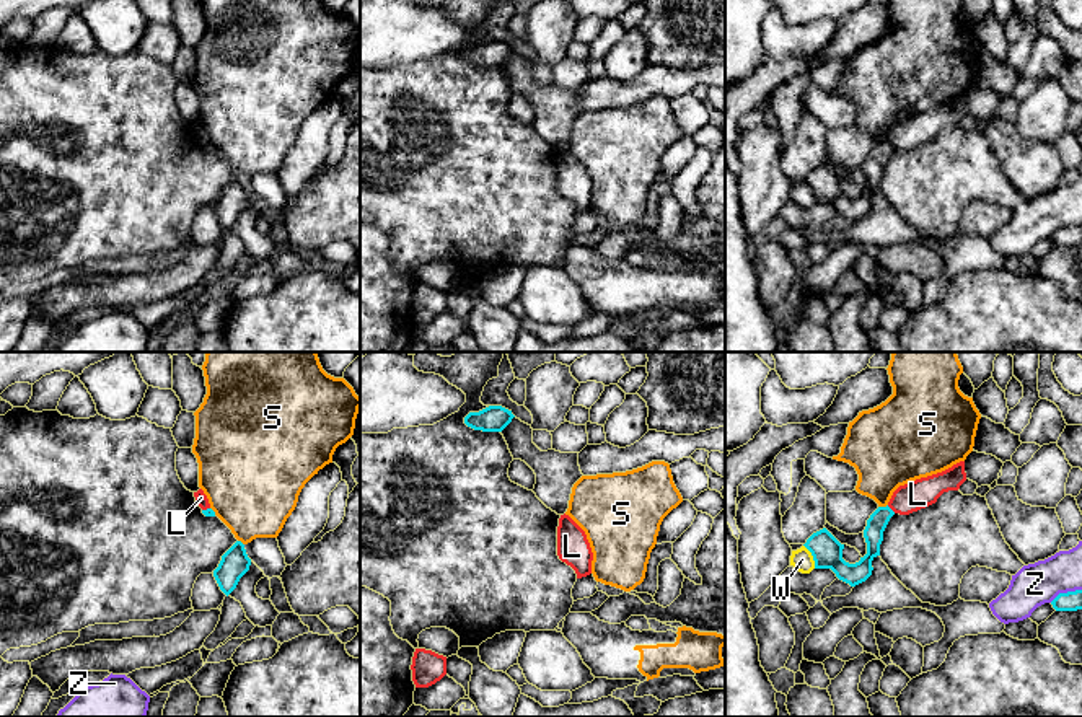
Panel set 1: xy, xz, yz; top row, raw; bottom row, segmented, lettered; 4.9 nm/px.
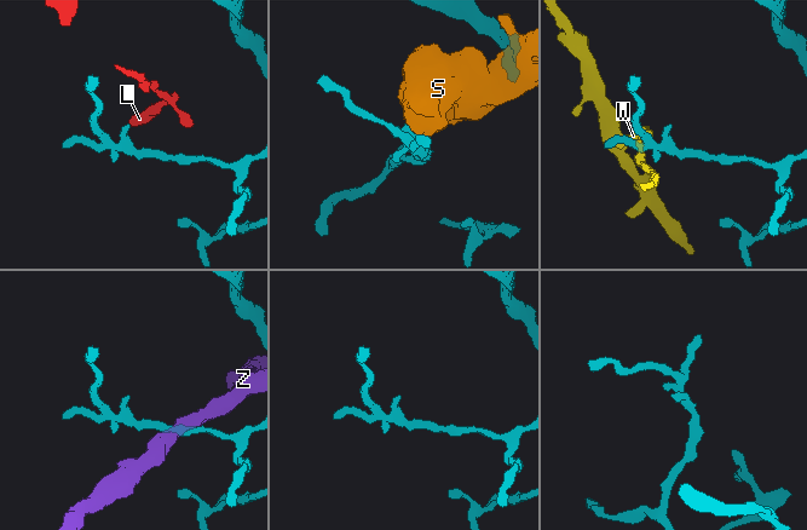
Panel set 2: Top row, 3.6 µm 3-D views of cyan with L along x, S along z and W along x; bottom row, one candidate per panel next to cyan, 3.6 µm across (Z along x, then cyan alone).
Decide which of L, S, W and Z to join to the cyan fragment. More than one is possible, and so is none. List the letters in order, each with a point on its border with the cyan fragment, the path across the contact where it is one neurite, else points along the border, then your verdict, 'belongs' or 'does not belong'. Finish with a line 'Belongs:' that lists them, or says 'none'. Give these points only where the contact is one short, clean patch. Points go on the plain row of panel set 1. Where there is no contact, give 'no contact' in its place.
L: contact yz (890, 144); border yz (887, 140), (895, 147); does not belong
S: contact yz (882, 142); border yz (887, 139), (879, 142); does not belong
W: contact yz (812, 189); does not belong
Z: contact yz (1064, 228); does not belong
Belongs: none

